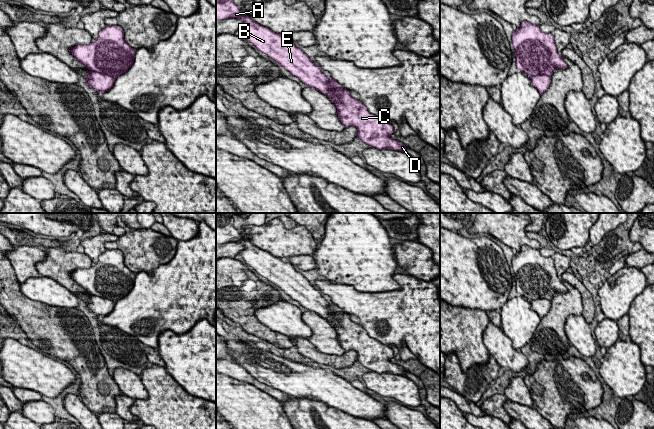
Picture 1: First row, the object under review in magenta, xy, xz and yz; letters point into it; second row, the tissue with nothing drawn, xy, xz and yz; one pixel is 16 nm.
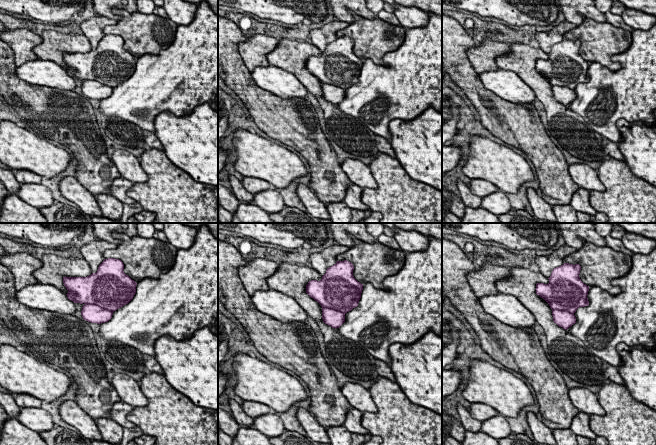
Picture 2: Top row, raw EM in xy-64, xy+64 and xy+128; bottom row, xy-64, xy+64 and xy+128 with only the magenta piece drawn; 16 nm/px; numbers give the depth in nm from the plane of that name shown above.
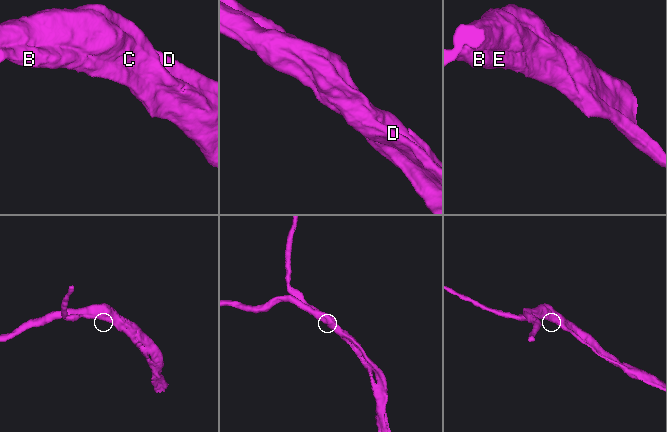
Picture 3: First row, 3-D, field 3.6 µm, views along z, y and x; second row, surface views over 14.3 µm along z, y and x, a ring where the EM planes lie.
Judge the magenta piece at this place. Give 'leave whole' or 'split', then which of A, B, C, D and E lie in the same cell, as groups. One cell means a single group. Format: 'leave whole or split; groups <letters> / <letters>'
leave whole; groups A B C D E

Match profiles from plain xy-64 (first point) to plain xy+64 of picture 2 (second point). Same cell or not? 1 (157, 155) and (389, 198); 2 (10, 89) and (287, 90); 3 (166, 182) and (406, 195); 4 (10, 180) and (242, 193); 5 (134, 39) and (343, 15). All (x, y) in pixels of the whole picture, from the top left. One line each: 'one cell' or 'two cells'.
1: one cell
2: two cells
3: one cell
4: one cell
5: two cells

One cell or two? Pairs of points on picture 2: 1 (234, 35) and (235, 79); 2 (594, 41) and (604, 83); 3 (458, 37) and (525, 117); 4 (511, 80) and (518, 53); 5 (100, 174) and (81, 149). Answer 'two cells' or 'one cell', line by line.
1: one cell
2: two cells
3: one cell
4: two cells
5: one cell

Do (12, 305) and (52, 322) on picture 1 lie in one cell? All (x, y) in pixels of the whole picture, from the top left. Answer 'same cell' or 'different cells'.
same cell

